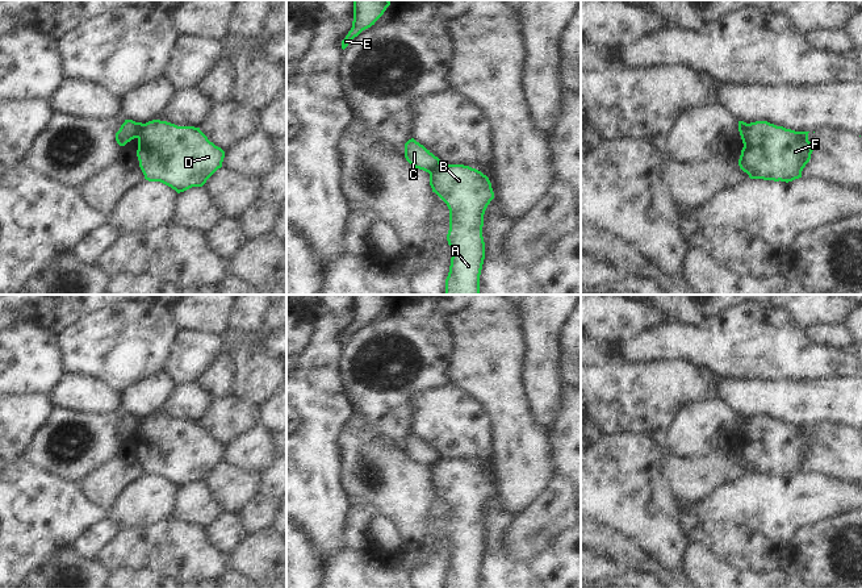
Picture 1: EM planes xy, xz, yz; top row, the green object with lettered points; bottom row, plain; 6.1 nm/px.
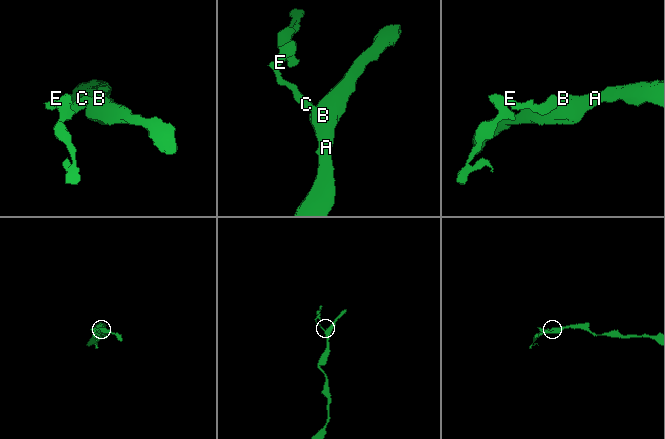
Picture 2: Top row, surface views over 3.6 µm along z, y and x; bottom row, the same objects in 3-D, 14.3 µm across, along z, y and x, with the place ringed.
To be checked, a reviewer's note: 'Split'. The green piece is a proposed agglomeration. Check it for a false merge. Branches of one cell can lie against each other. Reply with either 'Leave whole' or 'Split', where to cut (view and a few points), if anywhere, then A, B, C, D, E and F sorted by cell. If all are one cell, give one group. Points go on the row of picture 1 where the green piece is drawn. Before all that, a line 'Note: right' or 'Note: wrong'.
Note: right
Split. Split along xy (142, 124), (136, 137). Groups: A B D F / C E

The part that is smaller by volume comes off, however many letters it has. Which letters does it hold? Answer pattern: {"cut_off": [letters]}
{"cut_off": ["C", "E"]}

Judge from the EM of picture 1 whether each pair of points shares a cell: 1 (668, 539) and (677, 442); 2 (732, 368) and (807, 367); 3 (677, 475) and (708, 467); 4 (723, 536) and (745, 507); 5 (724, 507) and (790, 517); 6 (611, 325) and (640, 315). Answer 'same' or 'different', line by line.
1: different
2: same
3: same
4: different
5: same
6: same

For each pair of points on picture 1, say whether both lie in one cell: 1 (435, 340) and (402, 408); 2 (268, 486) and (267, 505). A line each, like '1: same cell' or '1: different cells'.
1: same cell
2: different cells

